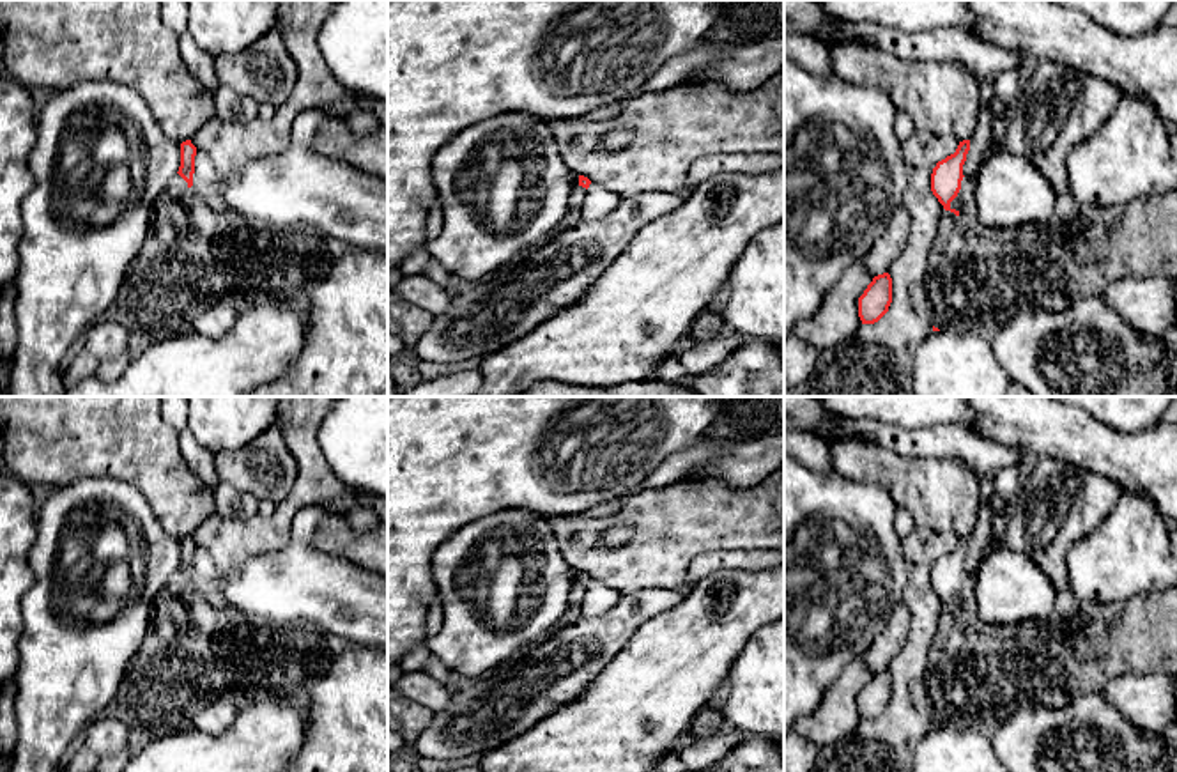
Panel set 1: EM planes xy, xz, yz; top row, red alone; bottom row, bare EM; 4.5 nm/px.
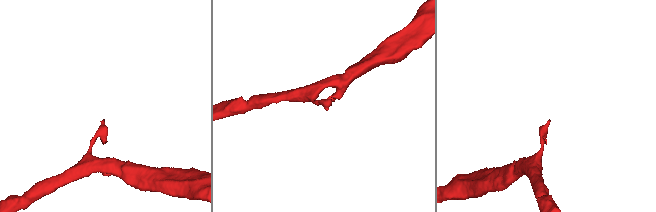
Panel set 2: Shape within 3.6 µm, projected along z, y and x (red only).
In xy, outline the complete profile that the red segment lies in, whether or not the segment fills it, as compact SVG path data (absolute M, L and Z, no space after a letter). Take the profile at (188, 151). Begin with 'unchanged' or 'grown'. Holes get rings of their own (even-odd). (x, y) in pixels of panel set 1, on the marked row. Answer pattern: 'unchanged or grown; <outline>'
unchanged; M191 140L182 142L181 143L181 166L177 174L188 182L188 188L193 186L195 156L196 156L196 147L191 143Z

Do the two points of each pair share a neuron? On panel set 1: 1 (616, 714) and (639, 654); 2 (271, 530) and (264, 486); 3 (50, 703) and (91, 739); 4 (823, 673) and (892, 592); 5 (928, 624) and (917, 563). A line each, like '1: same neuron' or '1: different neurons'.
1: same neuron
2: different neurons
3: different neurons
4: same neuron
5: same neuron

